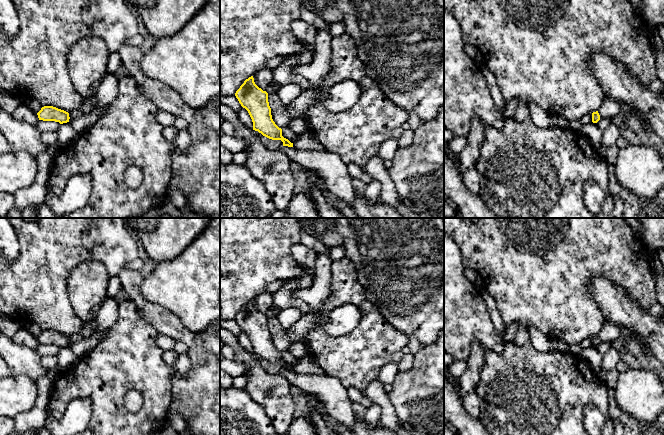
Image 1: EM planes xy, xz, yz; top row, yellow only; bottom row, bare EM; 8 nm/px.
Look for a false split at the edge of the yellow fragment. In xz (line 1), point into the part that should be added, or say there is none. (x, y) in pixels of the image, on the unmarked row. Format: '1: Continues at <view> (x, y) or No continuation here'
1: No continuation here

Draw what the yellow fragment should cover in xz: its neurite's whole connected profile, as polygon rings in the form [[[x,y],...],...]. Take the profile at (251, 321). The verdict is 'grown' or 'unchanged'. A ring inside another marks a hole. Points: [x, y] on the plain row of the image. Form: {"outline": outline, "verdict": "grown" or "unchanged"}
{"outline": [[[253,300],[244,305],[235,320],[248,335],[253,346],[253,354],[269,363],[281,364],[283,370],[293,371],[293,367],[282,360],[282,353],[272,343],[268,317],[255,308]]], "verdict": "unchanged"}

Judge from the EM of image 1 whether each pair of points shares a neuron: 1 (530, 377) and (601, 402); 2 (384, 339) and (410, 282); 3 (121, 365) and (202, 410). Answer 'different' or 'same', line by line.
1: same
2: different
3: different

